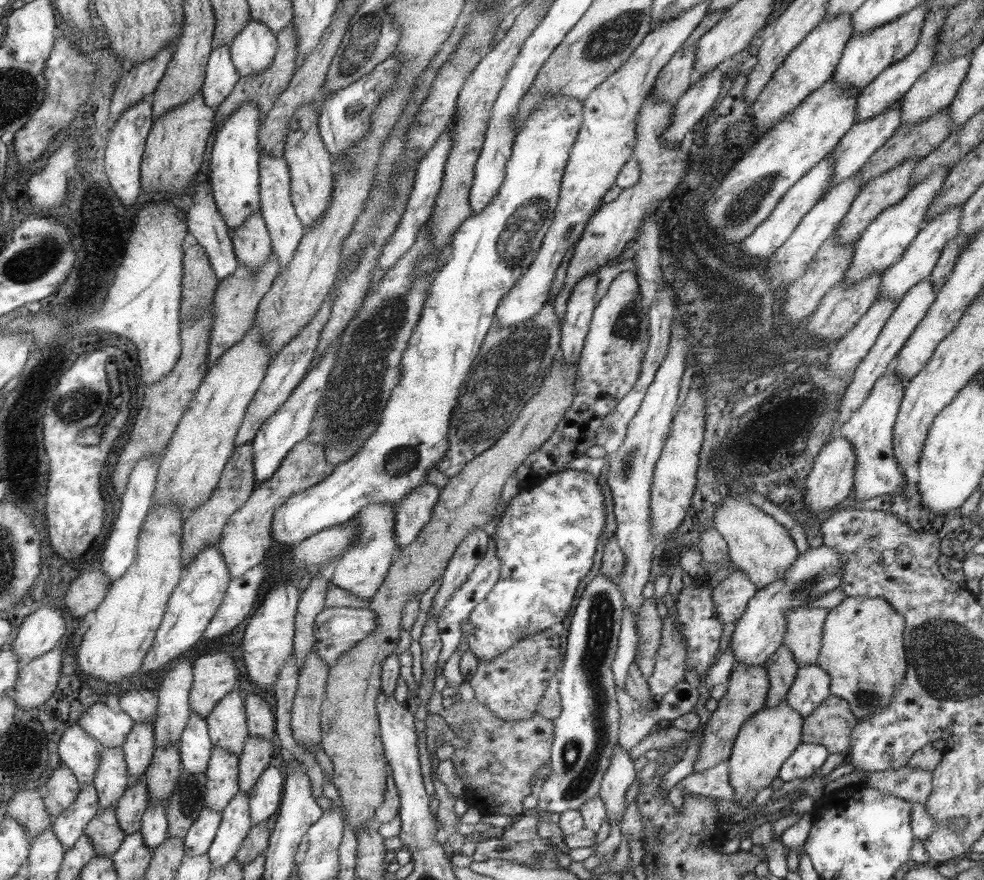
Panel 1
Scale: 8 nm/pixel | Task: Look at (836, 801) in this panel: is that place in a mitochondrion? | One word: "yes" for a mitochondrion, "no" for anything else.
no

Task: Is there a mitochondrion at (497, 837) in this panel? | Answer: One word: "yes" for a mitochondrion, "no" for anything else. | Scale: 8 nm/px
no

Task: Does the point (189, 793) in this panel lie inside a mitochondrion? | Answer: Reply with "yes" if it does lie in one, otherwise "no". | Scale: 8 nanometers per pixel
yes

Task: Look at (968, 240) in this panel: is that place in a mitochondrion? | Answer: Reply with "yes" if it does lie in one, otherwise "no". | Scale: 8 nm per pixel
no

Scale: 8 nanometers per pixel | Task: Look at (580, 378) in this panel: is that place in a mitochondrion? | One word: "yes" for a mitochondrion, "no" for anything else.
no

